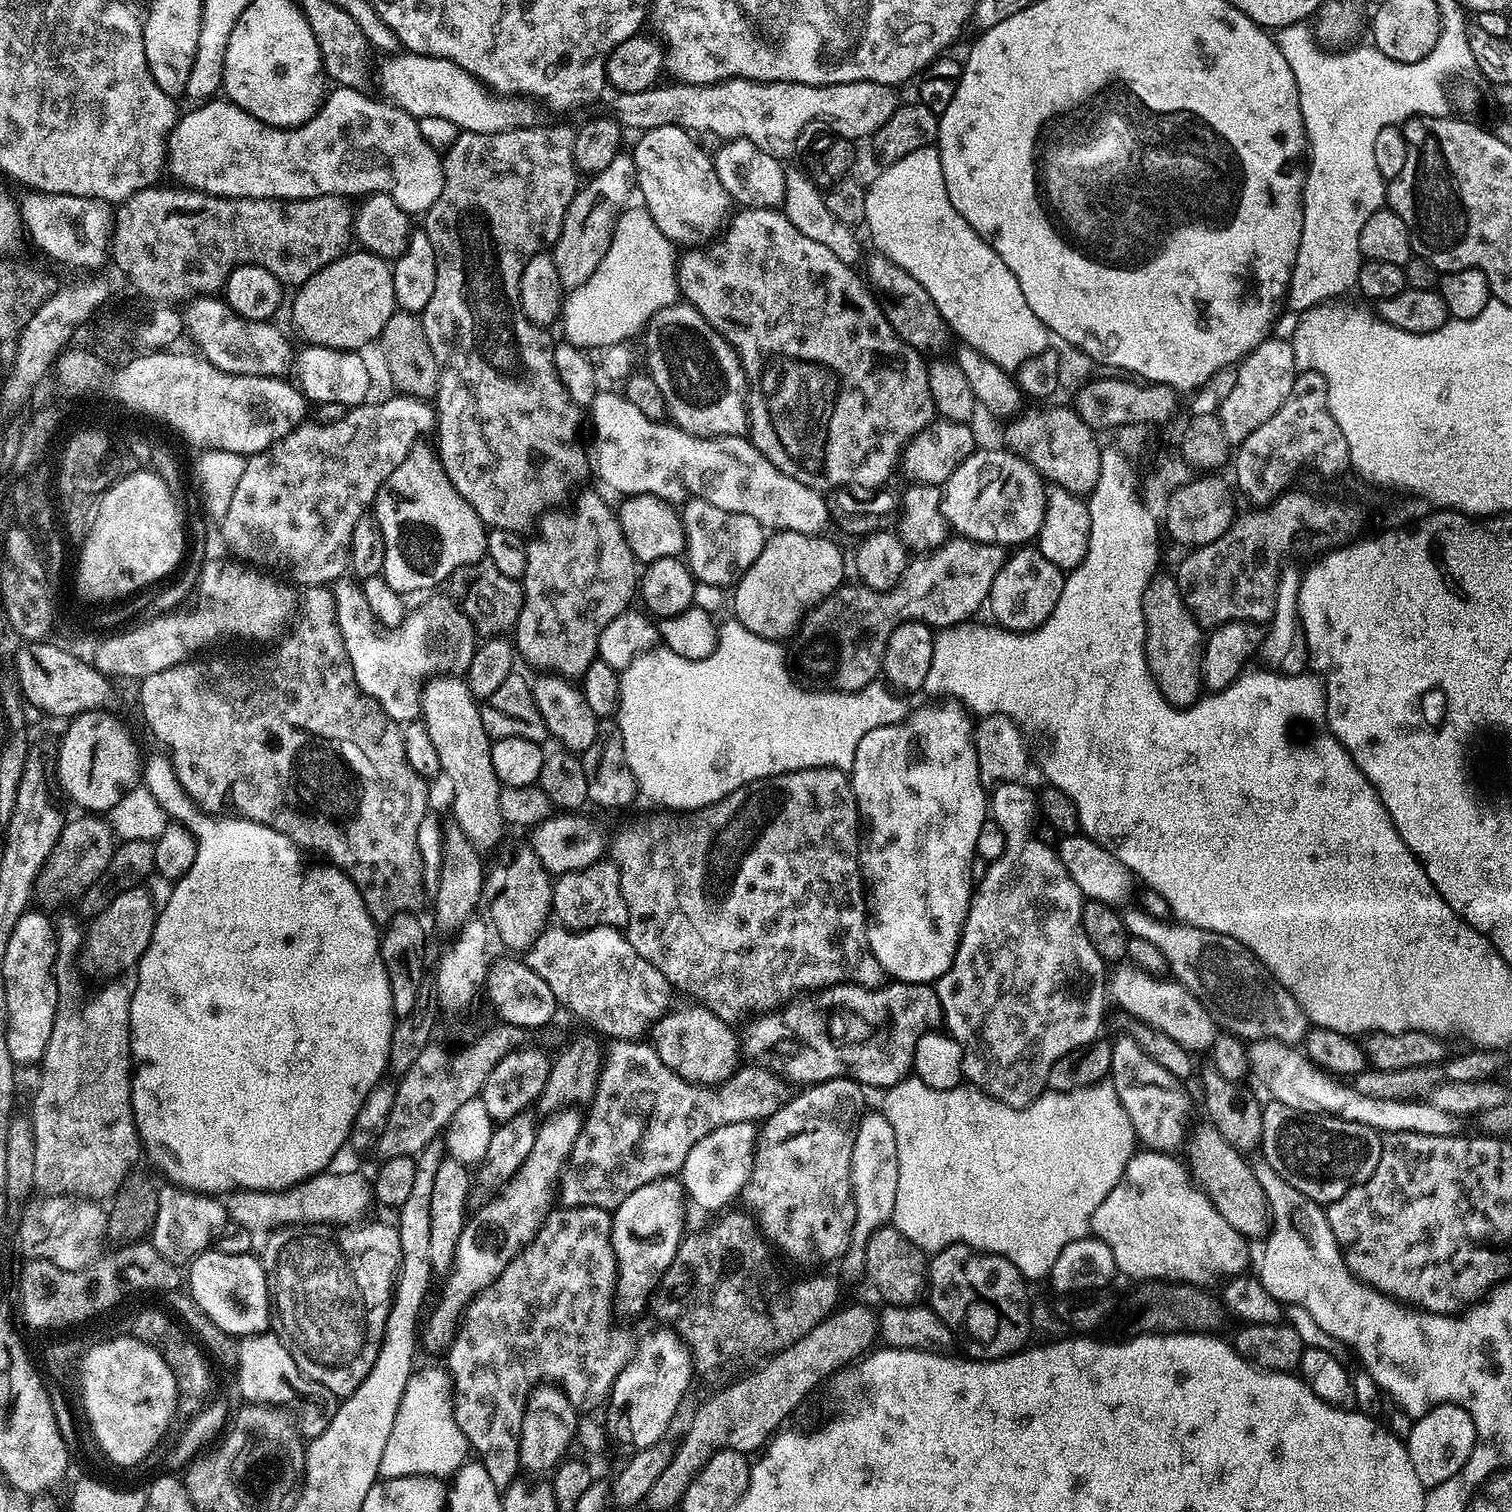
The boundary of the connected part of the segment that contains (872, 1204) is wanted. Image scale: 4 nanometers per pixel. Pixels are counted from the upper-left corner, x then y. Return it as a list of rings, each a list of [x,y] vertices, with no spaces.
[[[865,1111],[854,1138],[854,1154],[850,1158],[852,1197],[856,1207],[856,1221],[852,1231],[857,1245],[867,1244],[879,1228],[885,1227],[894,1214],[894,1198],[898,1198],[898,1142],[894,1138],[894,1126],[883,1111]]]

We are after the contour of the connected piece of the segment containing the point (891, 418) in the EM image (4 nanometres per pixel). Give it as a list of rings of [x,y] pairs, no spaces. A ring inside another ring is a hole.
[[[740,208],[737,213],[736,217],[733,215],[727,221],[727,223],[729,222],[728,229],[717,240],[709,239],[699,246],[689,247],[685,251],[688,253],[685,256],[683,253],[679,257],[676,265],[676,284],[680,287],[680,296],[687,303],[694,305],[698,314],[702,314],[702,318],[706,318],[706,322],[710,322],[710,326],[714,326],[714,330],[718,330],[718,334],[722,334],[722,338],[728,345],[735,348],[736,356],[740,359],[744,372],[788,372],[788,380],[784,380],[788,386],[782,386],[782,392],[778,390],[778,398],[774,400],[774,406],[784,406],[784,410],[774,410],[776,412],[774,416],[784,416],[784,418],[776,418],[776,420],[780,420],[778,428],[780,426],[788,426],[788,430],[790,430],[790,426],[796,426],[796,428],[792,428],[788,436],[782,436],[784,444],[788,446],[786,450],[792,454],[792,460],[788,460],[784,454],[780,454],[780,458],[784,458],[784,460],[780,460],[778,471],[790,478],[797,479],[806,487],[817,490],[825,490],[824,488],[840,490],[845,486],[854,486],[850,484],[861,484],[866,488],[864,490],[875,489],[883,480],[891,478],[896,463],[899,460],[901,463],[902,449],[905,445],[915,440],[924,428],[937,419],[938,413],[930,394],[925,357],[907,344],[892,329],[890,322],[886,322],[884,309],[880,307],[880,301],[866,283],[865,277],[861,273],[859,276],[844,261],[847,259],[841,253],[830,250],[830,246],[822,246],[820,243],[806,238],[806,234],[802,234],[802,230],[798,230],[798,226],[794,226],[794,222],[790,222],[790,218],[786,218],[783,211],[774,208]],[[794,458],[798,458],[798,462],[802,462],[802,470],[798,470],[798,472],[792,464]]]

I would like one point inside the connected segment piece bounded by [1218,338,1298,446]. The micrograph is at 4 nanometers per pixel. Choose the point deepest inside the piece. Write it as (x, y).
(1265, 376)

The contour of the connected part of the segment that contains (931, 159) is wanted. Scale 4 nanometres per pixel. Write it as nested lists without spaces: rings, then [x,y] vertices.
[[[927,144],[918,150],[910,150],[904,156],[896,156],[866,188],[866,218],[864,224],[876,243],[875,251],[881,256],[888,256],[902,270],[906,270],[930,294],[934,306],[938,306],[940,317],[945,325],[960,335],[959,339],[978,350],[986,360],[994,362],[1005,372],[1012,374],[1030,358],[1042,354],[1050,347],[1048,328],[1030,310],[1030,302],[1026,302],[1026,294],[1022,294],[1022,286],[1018,286],[1018,278],[998,258],[983,238],[980,237],[954,210],[954,202],[950,202],[950,194],[946,194],[946,178],[942,174],[939,147]]]

